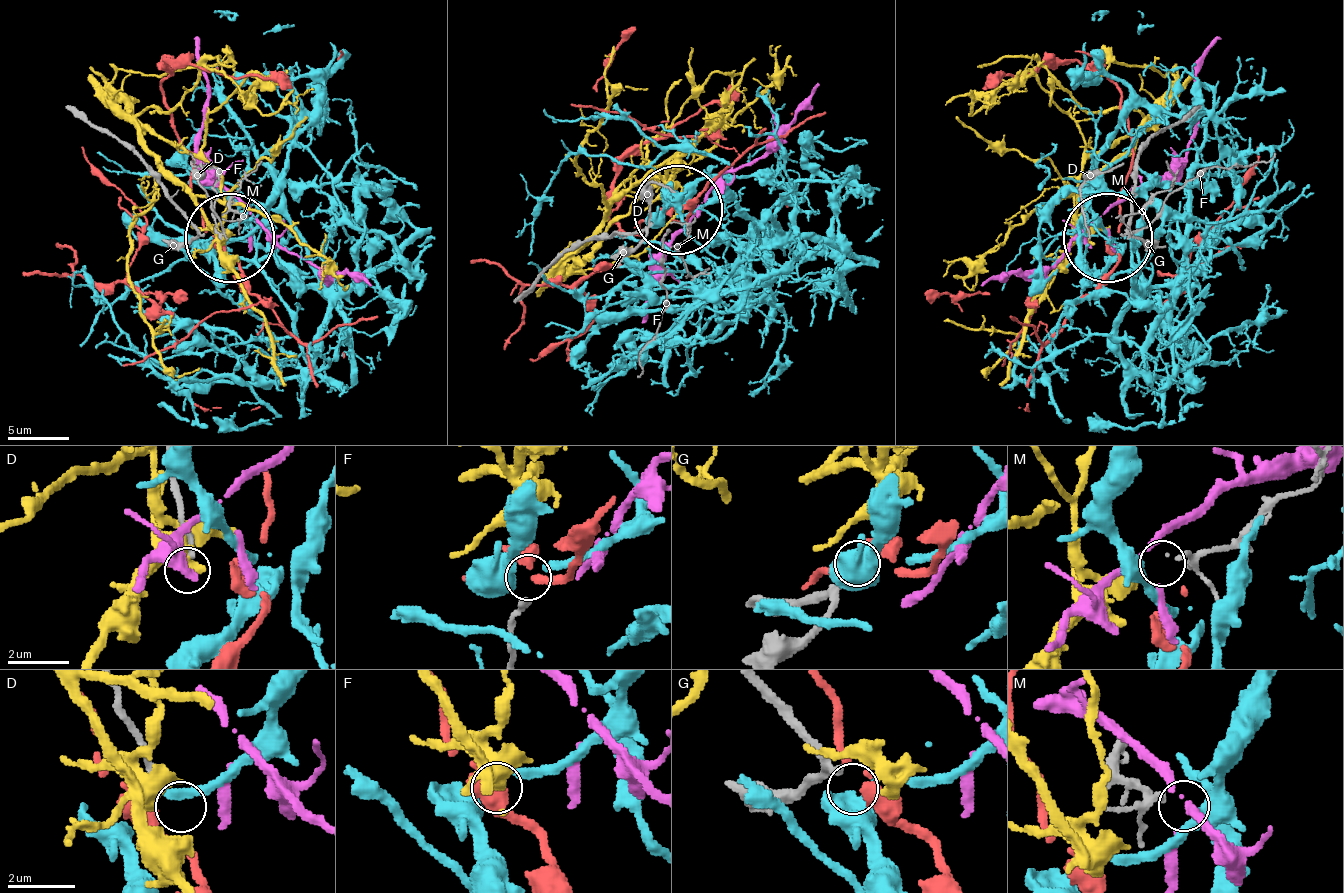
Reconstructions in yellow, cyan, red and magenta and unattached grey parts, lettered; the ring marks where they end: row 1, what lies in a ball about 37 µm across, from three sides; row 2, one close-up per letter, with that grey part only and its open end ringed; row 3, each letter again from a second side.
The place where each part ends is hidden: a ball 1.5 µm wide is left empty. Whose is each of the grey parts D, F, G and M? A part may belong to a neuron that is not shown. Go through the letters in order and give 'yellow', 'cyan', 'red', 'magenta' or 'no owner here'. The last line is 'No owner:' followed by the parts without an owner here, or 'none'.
D: no owner here
F: no owner here
G: no owner here
M: no owner here
No owner: D, F, G, M

